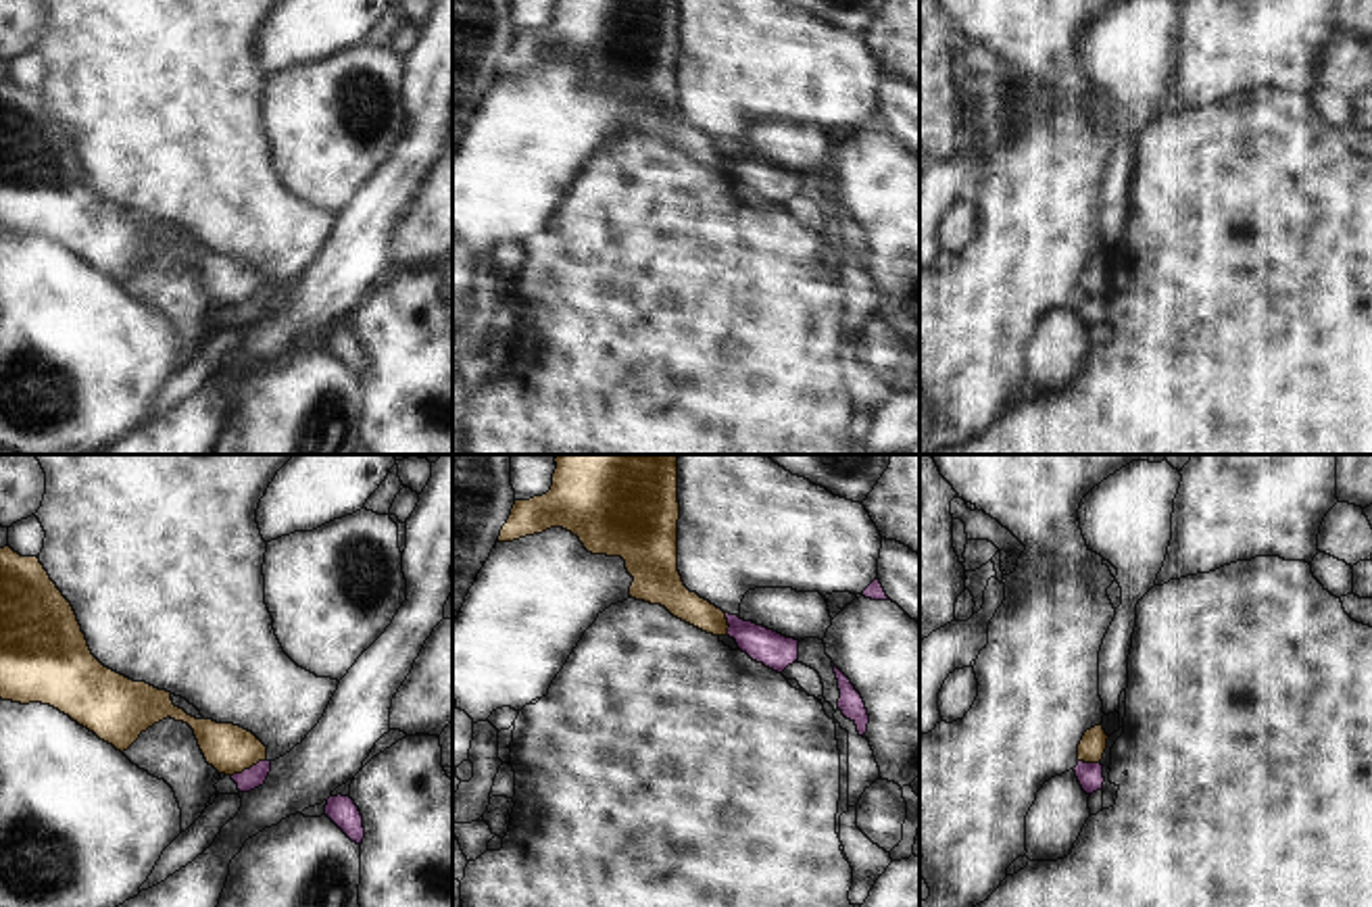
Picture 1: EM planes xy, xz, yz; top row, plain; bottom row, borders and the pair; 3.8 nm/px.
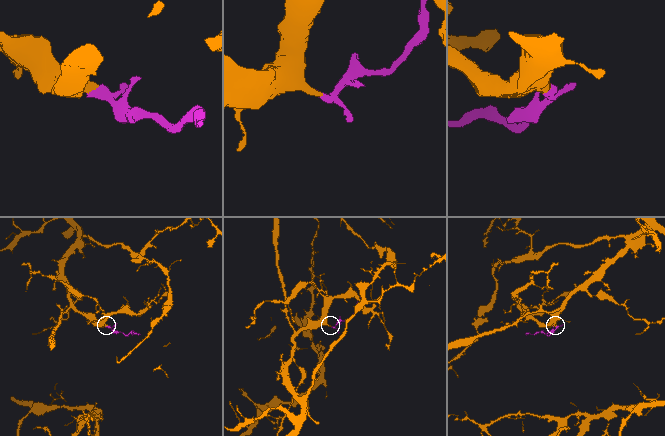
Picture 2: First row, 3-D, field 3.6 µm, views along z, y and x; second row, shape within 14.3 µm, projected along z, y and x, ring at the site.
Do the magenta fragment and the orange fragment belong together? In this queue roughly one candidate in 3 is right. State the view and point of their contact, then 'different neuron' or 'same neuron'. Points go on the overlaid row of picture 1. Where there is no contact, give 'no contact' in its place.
meets magenta in xy at (247, 770); different neuron

